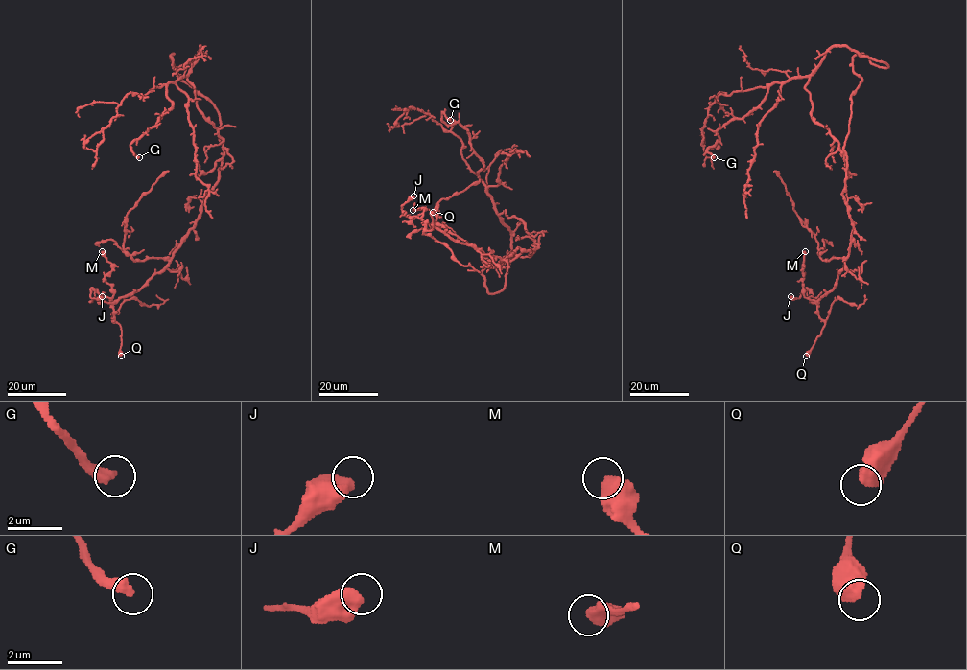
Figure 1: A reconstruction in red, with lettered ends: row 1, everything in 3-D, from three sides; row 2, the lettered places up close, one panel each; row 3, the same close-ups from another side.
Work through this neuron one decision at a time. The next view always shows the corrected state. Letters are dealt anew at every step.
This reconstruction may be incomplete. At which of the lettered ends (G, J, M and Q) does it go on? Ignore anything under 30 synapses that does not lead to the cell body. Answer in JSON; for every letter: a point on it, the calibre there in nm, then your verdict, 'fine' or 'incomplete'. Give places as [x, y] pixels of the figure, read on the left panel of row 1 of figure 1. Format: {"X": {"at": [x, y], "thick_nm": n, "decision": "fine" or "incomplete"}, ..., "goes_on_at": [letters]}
{"G": {"at": [139, 157], "thick_nm": 400, "decision": "incomplete"}, "J": {"at": [102, 296], "thick_nm": 600, "decision": "fine"}, "M": {"at": [102, 251], "thick_nm": 500, "decision": "fine"}, "Q": {"at": [121, 356], "thick_nm": 600, "decision": "fine"}, "goes_on_at": ["G"]}

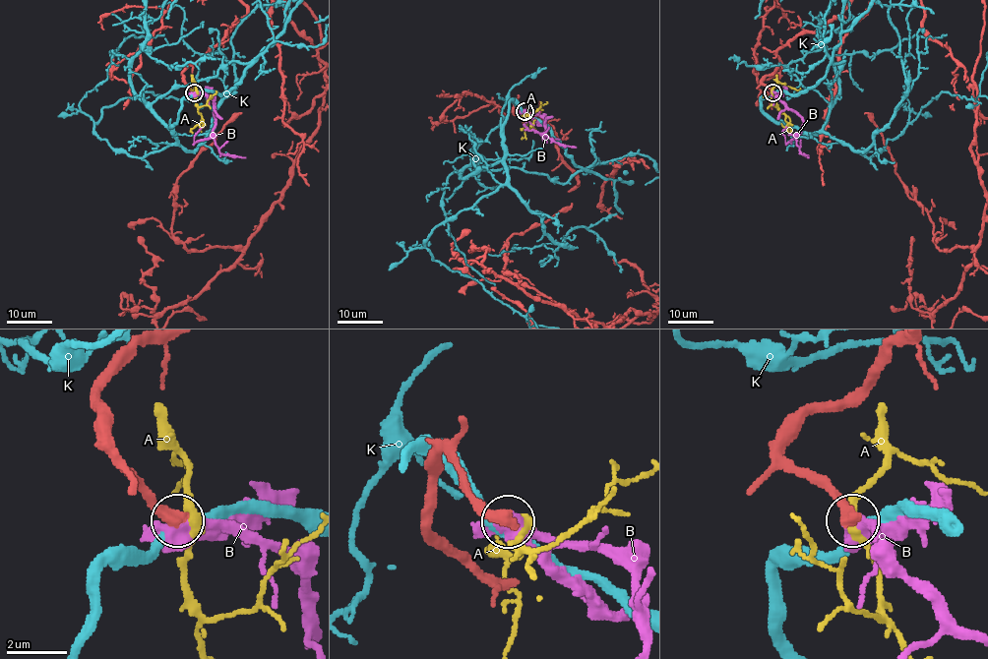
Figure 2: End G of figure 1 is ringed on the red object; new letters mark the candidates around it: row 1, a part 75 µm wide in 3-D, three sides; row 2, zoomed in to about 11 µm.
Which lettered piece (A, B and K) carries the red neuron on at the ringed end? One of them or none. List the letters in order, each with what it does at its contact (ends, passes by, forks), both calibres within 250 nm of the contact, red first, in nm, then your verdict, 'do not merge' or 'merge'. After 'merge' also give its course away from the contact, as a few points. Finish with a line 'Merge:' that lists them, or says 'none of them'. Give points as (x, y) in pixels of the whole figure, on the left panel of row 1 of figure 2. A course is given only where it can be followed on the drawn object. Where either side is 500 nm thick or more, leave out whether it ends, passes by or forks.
A: it passes by | 420/320 nm | do not merge
B: 440/550 nm | merge | via (195, 91), (207, 94), (213, 99), (216, 119), (213, 136), (218, 150), (245, 157)
K: it passes by | 440/360 nm | do not merge
Merge: B

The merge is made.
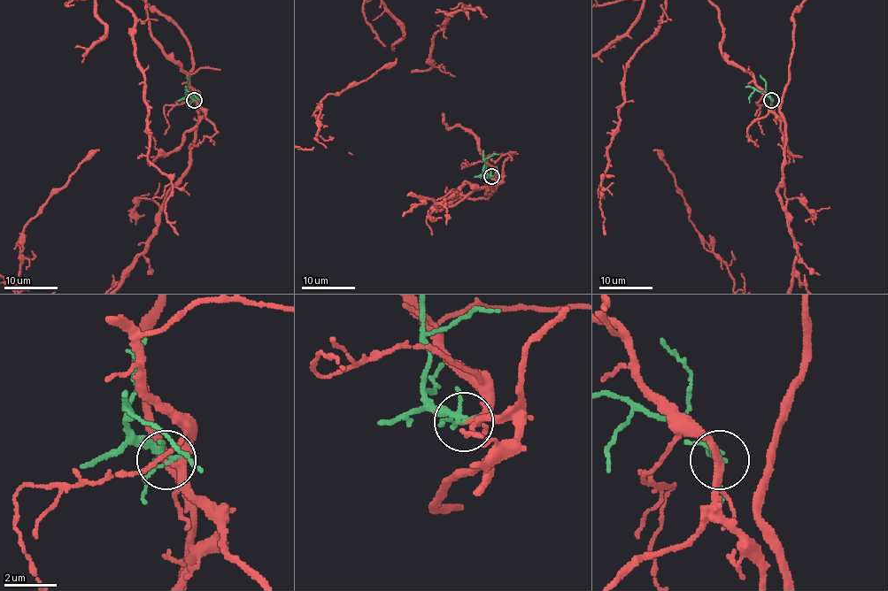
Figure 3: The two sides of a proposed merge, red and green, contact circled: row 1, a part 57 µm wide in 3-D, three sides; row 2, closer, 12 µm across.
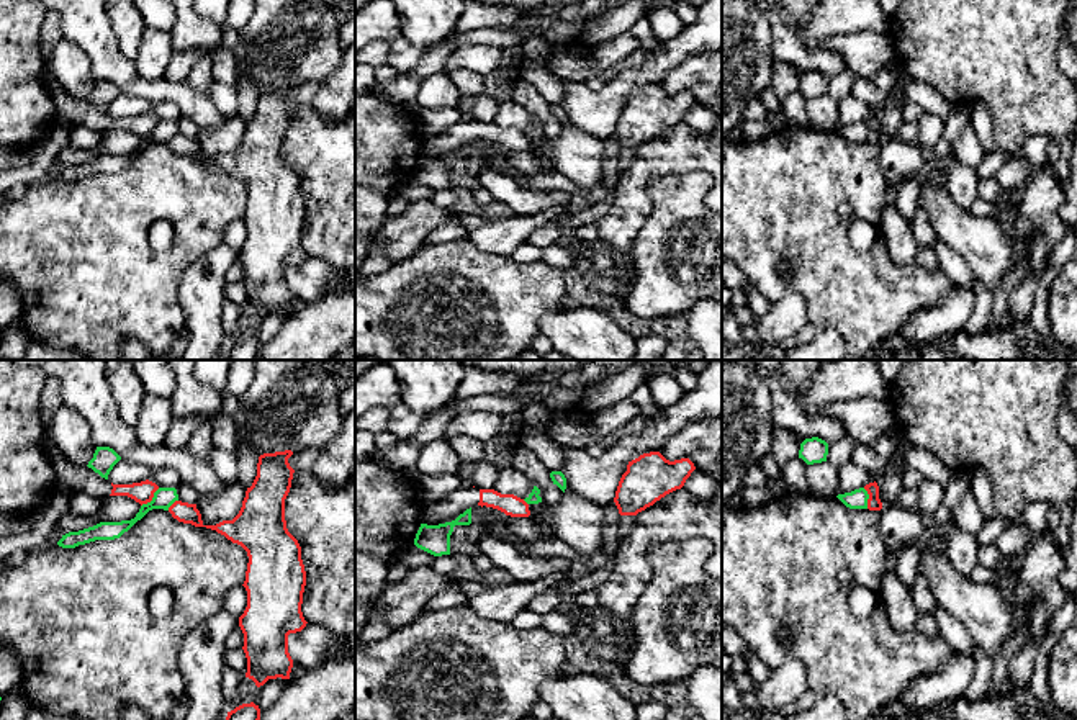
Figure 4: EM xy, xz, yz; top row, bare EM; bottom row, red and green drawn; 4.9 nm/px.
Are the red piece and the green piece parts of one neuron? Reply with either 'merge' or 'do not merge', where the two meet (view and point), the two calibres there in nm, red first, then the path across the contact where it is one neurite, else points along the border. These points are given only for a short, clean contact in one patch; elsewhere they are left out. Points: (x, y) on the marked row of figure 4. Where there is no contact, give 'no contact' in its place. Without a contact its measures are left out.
do not merge; meets red in xy at (151, 499); 110 nm thick on the red side, 100 nm on the other; border along xy (159, 488), (141, 506)

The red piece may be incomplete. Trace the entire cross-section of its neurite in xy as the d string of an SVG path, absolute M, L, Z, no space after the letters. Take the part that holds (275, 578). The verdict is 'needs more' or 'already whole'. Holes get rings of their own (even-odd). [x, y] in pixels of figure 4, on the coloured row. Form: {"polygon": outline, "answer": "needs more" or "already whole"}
{"polygon": "M285 450L259 457L257 476L232 520L205 525L196 504L175 501L169 507L178 522L216 530L247 551L242 584L247 607L239 617L239 627L247 658L246 677L257 687L268 679L290 679L293 659L288 635L301 632L308 623L301 612L306 586L301 547L285 520L285 499L295 473L288 463L291 455L291 450Z", "answer": "already whole"}

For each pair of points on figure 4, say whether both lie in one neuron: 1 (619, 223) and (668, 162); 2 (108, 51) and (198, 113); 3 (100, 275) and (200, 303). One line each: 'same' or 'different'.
1: same
2: same
3: different

